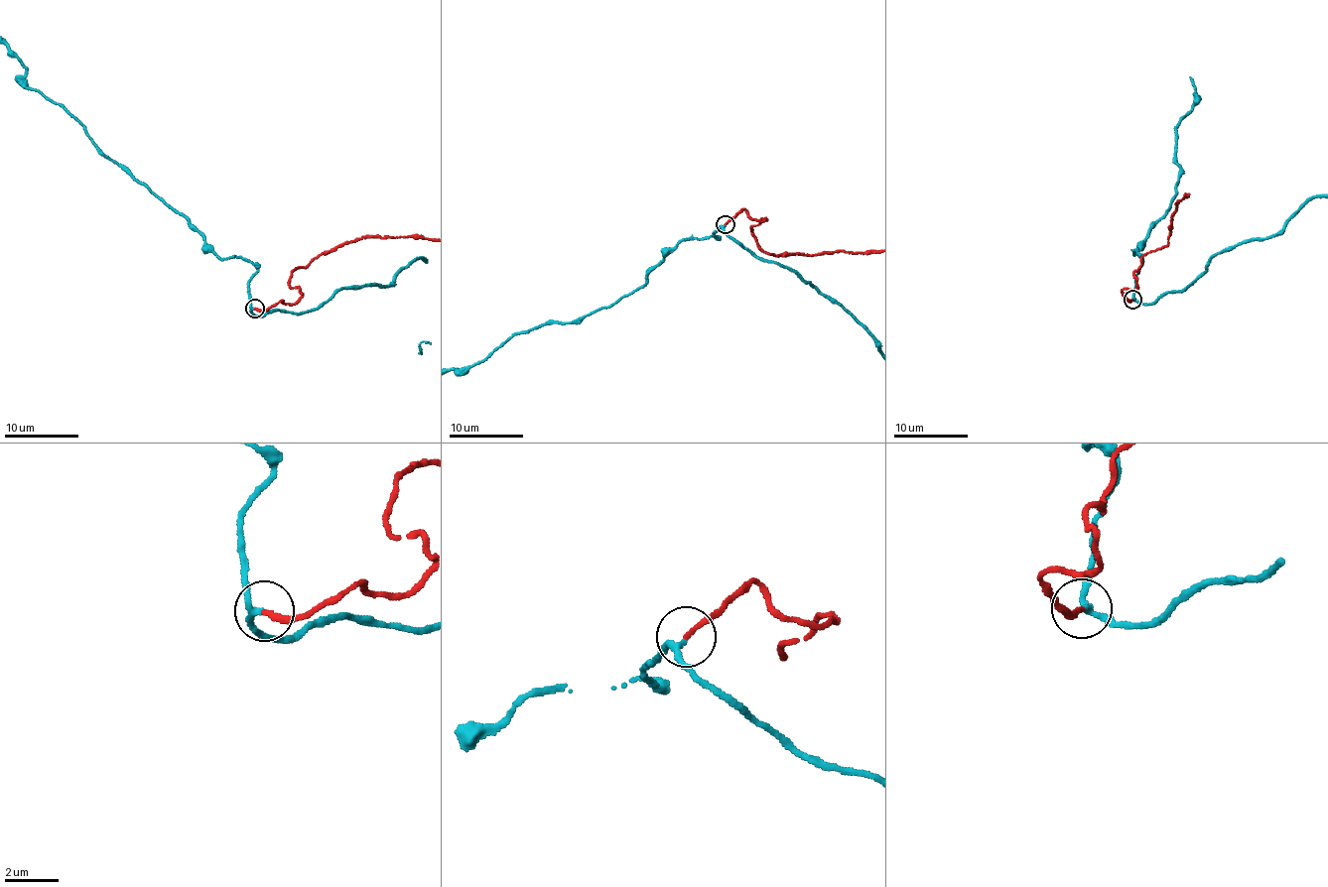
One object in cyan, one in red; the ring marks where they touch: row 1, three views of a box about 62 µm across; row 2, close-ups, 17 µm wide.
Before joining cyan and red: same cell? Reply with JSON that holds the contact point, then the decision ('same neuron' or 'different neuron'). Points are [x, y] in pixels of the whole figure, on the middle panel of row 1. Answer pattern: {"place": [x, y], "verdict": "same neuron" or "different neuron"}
{"place": [725, 224], "verdict": "same neuron"}

